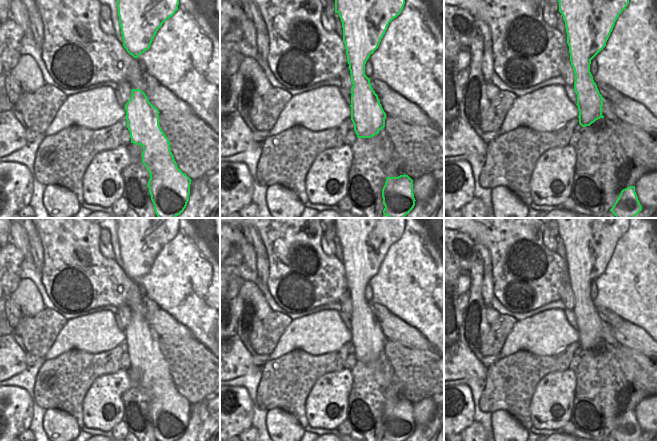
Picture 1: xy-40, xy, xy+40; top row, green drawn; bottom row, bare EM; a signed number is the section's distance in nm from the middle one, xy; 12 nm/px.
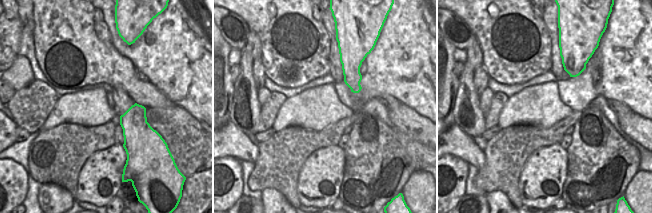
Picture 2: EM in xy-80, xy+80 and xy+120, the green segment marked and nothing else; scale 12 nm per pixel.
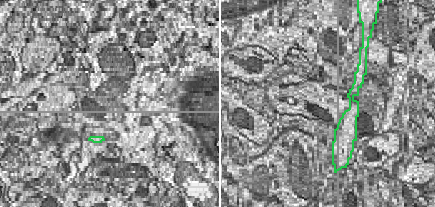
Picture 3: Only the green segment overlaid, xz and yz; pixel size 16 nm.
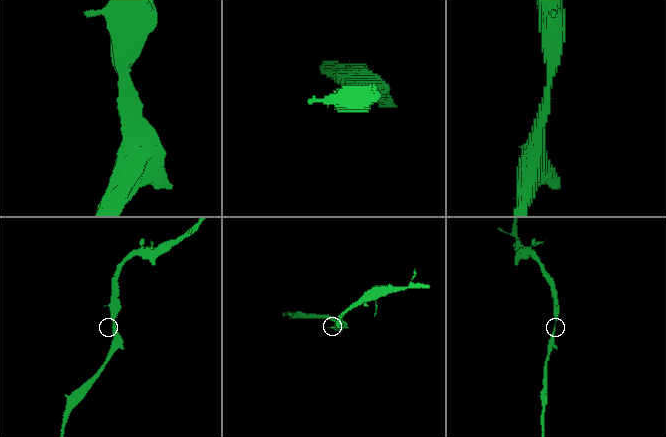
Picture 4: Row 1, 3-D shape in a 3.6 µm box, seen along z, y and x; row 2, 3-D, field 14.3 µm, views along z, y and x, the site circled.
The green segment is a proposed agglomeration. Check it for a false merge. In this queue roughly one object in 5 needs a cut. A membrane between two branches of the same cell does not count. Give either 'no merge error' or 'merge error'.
no merge error

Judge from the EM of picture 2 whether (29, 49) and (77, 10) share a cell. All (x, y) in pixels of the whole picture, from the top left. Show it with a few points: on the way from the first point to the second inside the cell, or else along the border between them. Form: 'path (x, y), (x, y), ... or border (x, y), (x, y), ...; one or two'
border (32, 32), (35, 59), (40, 68); two

